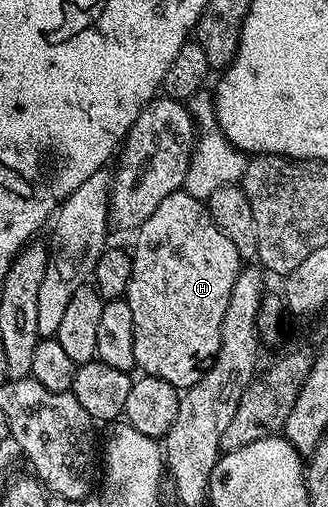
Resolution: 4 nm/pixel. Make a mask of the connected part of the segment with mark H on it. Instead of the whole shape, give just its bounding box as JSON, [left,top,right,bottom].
[127,190,242,392]

